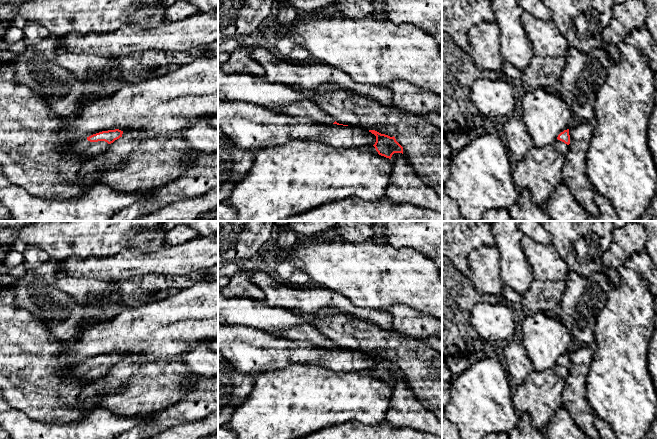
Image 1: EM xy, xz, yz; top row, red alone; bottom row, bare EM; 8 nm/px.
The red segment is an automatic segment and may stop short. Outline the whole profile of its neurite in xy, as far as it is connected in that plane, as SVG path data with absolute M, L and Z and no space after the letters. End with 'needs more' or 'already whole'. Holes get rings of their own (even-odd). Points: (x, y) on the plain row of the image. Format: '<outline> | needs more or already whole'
M119 353L102 355L87 361L84 364L79 364L66 374L65 380L72 379L94 381L109 373L109 369L115 364L122 361L123 355Z | needs more

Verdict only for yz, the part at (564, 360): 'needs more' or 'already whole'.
needs more

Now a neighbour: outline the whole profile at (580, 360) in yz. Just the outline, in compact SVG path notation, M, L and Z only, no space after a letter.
M588 346L569 352L570 368L562 392L562 404L580 430L590 439L599 439L594 425L596 415L587 401L585 385L593 355L594 348Z

